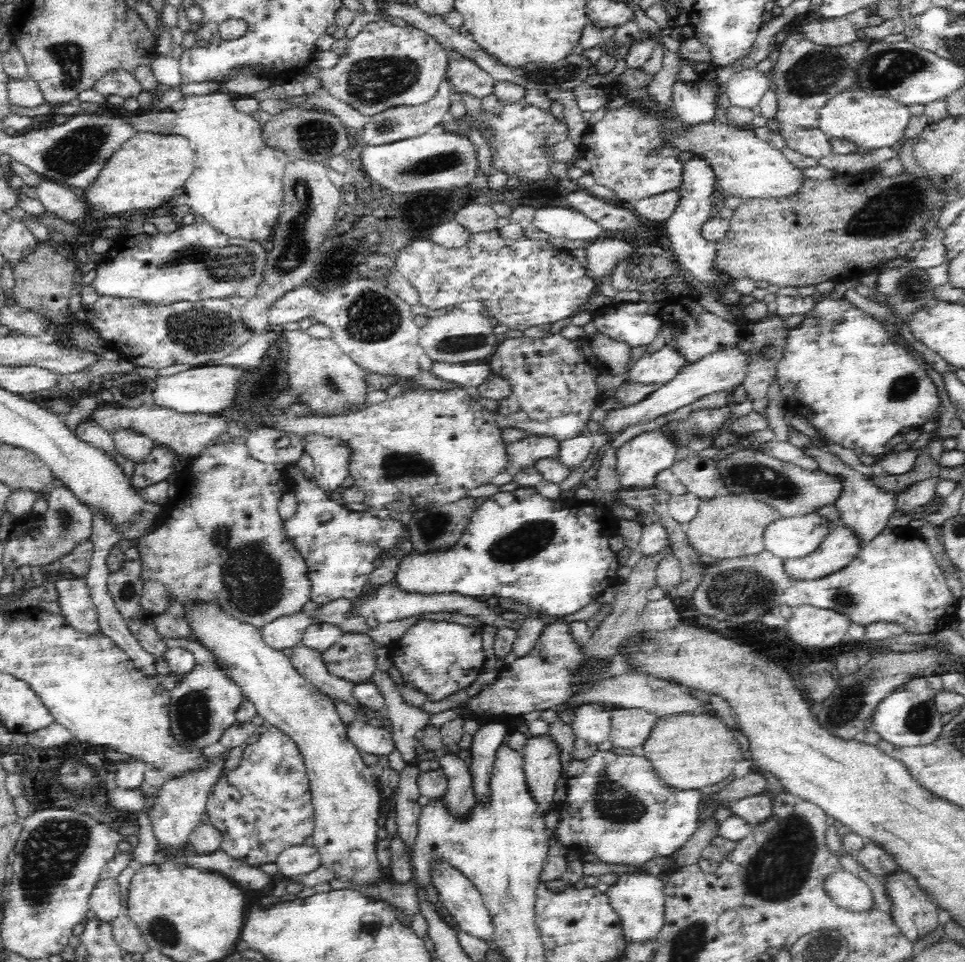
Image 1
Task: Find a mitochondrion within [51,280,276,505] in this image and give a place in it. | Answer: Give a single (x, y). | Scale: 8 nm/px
(196, 332)

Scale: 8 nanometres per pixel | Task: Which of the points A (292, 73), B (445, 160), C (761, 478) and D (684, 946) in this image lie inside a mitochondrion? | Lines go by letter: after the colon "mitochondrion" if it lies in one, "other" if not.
A: other
B: mitochondrion
C: mitochondrion
D: mitochondrion

